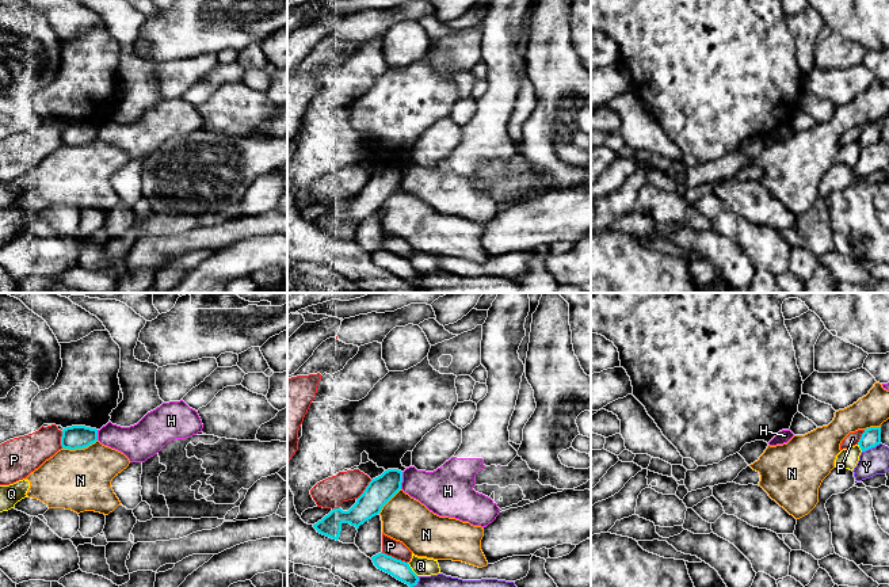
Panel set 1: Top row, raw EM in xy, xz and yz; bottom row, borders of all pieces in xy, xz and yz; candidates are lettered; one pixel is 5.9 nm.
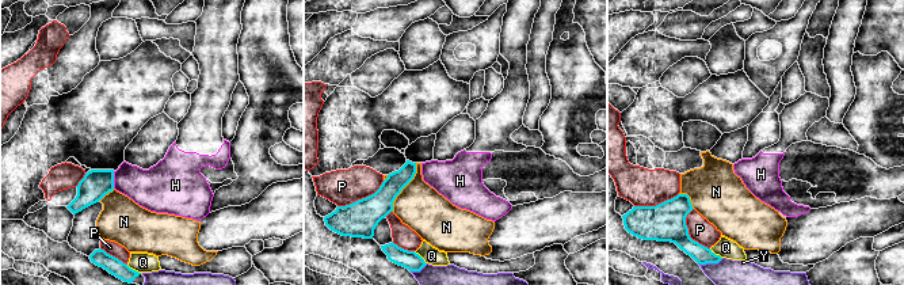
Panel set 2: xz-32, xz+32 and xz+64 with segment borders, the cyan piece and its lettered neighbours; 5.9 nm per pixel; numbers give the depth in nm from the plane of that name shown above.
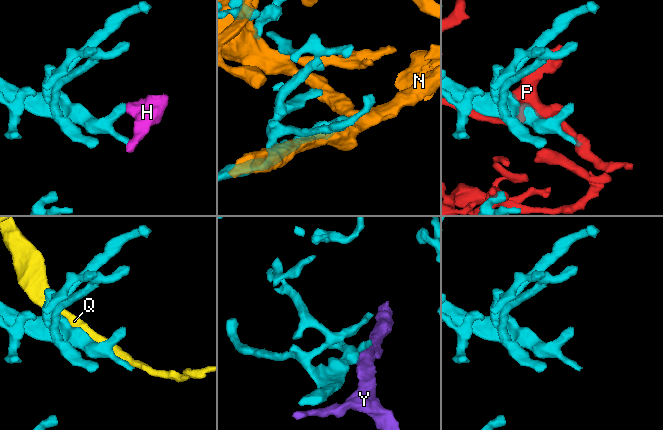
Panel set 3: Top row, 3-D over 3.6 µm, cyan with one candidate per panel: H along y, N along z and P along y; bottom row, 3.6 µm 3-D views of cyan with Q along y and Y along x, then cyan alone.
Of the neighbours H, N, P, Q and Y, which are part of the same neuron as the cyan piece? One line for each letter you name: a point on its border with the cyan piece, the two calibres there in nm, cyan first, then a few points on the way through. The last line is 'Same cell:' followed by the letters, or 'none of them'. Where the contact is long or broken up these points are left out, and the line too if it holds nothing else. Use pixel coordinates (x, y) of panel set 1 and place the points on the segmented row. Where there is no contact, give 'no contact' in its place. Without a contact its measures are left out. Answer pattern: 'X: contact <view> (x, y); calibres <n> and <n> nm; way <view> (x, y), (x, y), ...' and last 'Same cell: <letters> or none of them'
Same cell: none of them

